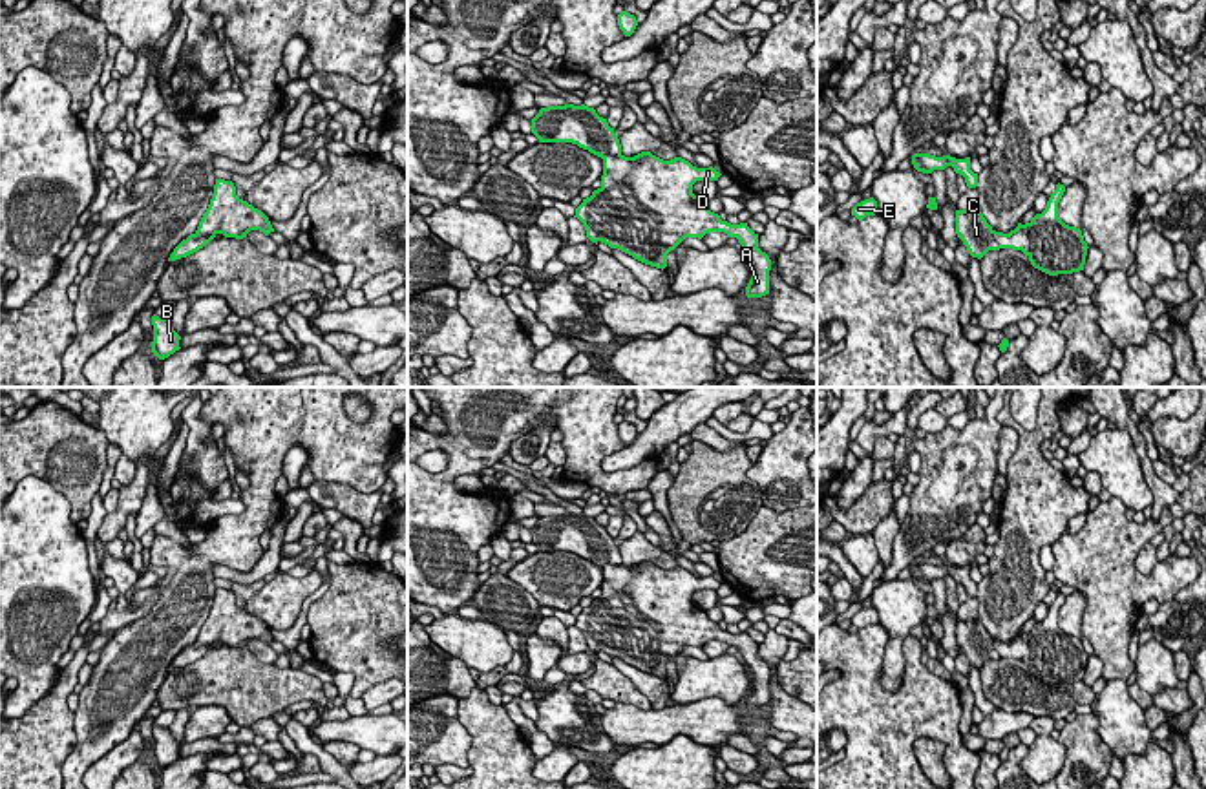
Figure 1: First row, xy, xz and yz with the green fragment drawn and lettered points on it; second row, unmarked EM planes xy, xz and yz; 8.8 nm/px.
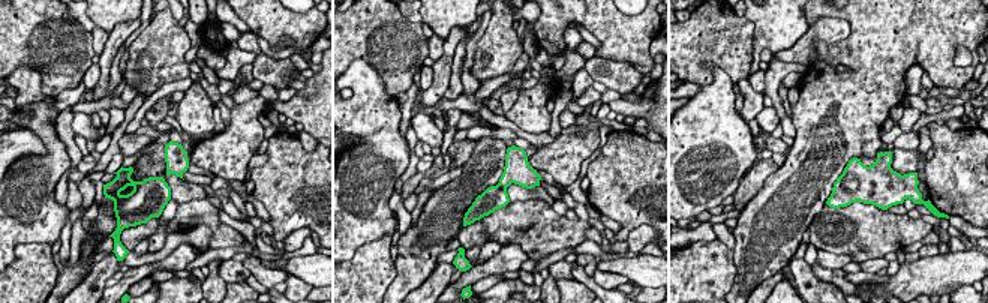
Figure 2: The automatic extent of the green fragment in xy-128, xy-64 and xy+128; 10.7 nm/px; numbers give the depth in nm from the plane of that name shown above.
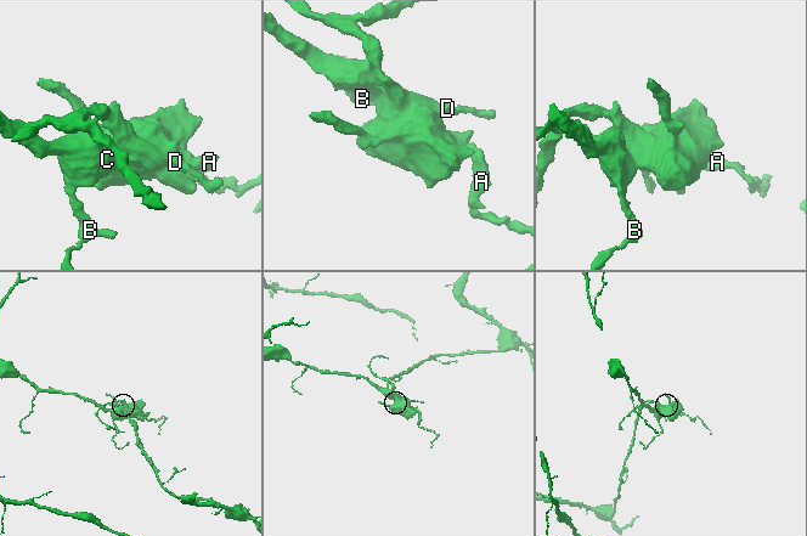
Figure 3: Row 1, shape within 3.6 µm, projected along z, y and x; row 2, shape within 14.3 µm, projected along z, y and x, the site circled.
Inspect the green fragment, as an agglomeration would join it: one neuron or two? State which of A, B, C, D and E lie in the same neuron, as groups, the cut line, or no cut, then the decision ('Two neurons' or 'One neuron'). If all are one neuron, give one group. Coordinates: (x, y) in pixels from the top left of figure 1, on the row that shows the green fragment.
Groups: A D E / B C. Split along xy (194, 234), (211, 240). Two neurons

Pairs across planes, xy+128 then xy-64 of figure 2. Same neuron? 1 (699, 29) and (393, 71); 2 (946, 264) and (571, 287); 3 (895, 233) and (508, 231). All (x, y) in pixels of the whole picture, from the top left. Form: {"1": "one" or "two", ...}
{"1": "one", "2": "two", "3": "one"}

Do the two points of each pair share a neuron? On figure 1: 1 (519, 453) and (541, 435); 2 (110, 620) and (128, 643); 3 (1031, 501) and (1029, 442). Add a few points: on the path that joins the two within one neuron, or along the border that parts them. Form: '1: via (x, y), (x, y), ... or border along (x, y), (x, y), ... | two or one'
1: via (525, 450), (536, 441) | one
2: border along (154, 603), (143, 616), (116, 631) | two
3: via (1031, 486), (1029, 457) | one

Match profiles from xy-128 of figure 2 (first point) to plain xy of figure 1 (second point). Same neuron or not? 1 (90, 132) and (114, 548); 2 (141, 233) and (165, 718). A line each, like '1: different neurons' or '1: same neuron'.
1: different neurons
2: different neurons

